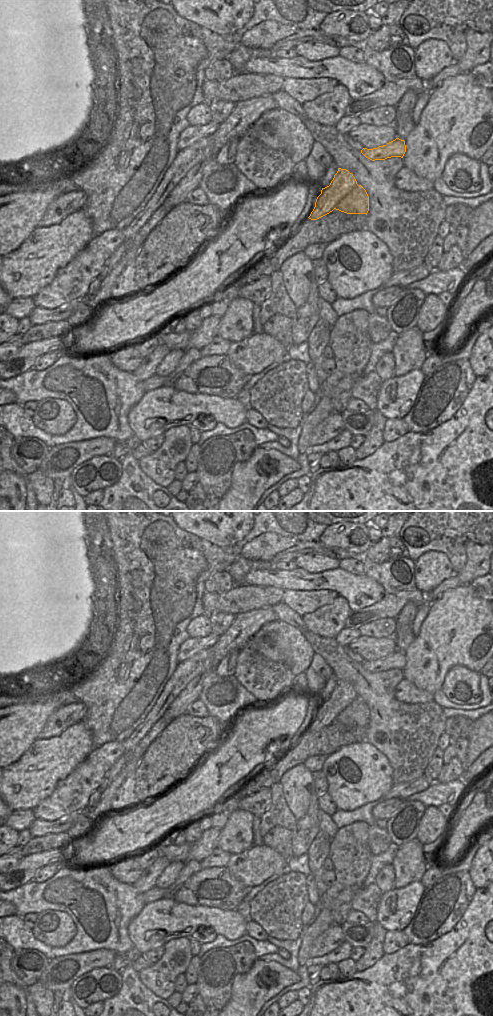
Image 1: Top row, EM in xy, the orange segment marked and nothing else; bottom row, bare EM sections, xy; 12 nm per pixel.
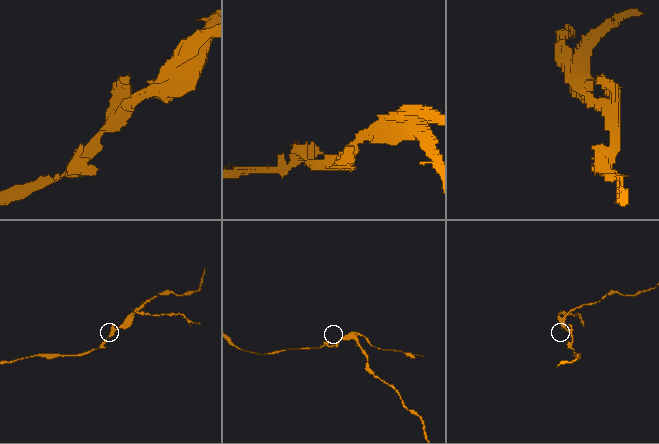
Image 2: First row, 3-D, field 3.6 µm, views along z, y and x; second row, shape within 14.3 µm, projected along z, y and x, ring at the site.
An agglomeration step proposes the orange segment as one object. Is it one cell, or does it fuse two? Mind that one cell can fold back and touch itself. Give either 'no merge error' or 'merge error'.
merge error

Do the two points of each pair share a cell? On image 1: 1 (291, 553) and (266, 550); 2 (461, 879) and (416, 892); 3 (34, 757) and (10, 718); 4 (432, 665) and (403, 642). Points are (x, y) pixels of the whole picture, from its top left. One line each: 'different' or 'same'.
1: different
2: different
3: different
4: different

